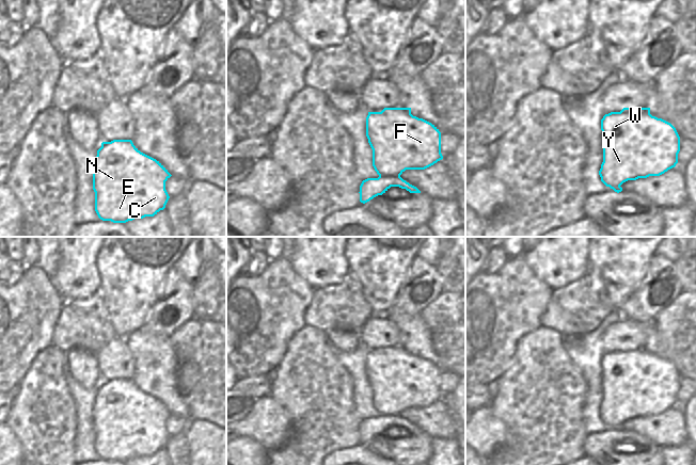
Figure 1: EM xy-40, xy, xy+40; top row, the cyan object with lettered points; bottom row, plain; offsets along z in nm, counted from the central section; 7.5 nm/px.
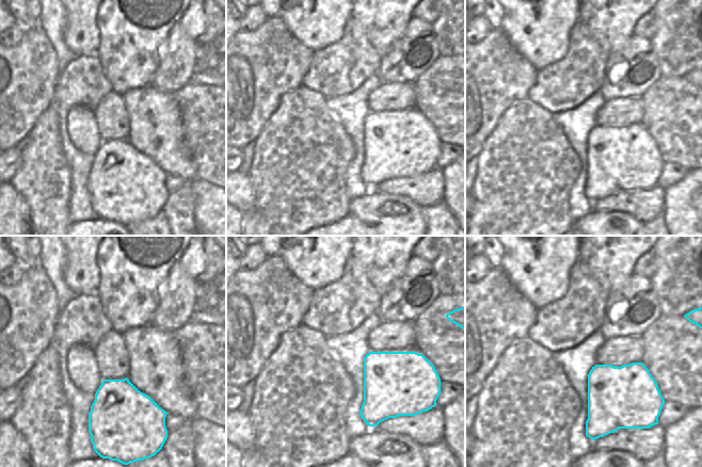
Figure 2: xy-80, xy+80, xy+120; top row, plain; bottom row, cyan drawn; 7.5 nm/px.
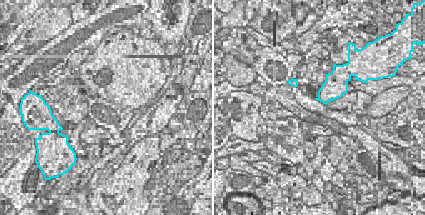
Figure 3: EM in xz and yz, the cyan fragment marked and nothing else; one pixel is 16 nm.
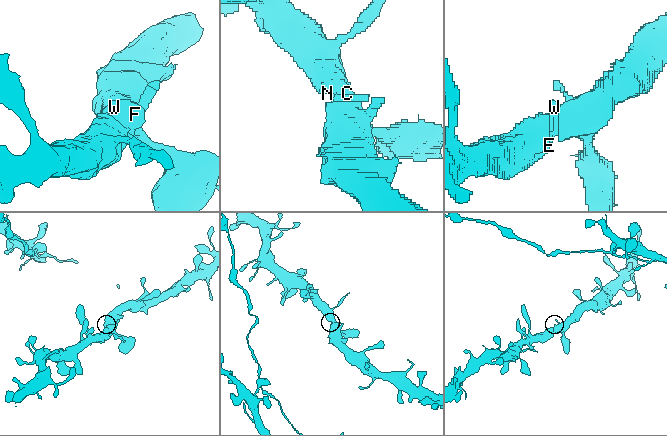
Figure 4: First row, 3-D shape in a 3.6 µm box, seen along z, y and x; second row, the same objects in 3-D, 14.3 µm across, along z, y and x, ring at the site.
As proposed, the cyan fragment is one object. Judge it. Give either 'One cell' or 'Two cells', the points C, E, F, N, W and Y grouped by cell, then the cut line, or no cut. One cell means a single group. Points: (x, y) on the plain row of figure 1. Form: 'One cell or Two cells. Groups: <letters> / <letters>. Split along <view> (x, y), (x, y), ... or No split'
One cell. Groups: C E F N W Y. No split

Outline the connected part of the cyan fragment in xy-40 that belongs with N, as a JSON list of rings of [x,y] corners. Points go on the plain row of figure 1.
[[[131,379],[102,381],[93,405],[95,450],[102,460],[126,462],[154,455],[165,447],[170,437],[165,420],[172,414],[156,398],[141,391]]]

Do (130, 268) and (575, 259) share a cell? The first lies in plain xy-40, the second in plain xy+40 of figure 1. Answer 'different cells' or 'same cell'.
different cells

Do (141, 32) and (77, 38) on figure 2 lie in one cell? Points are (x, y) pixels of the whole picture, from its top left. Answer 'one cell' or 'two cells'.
two cells

